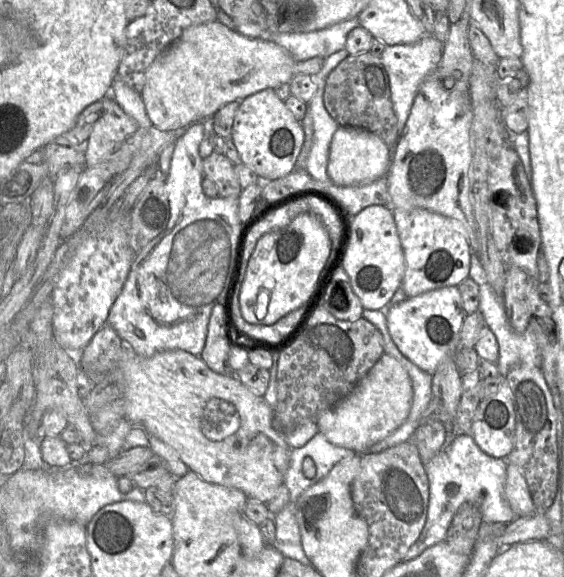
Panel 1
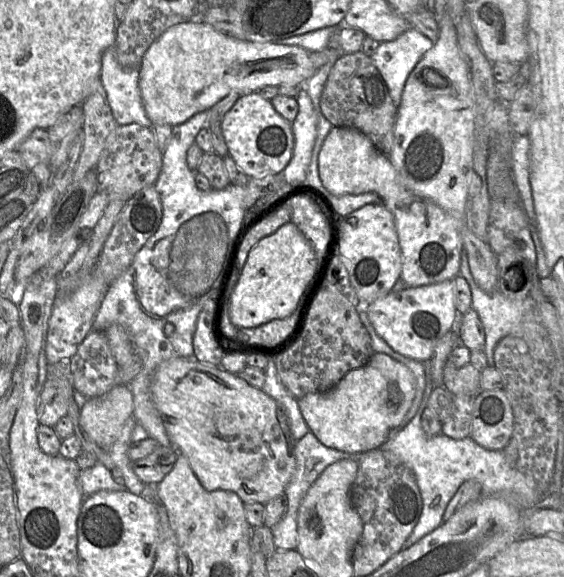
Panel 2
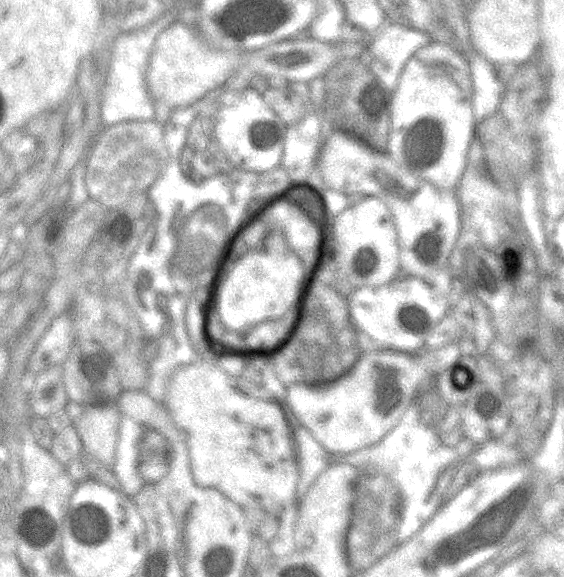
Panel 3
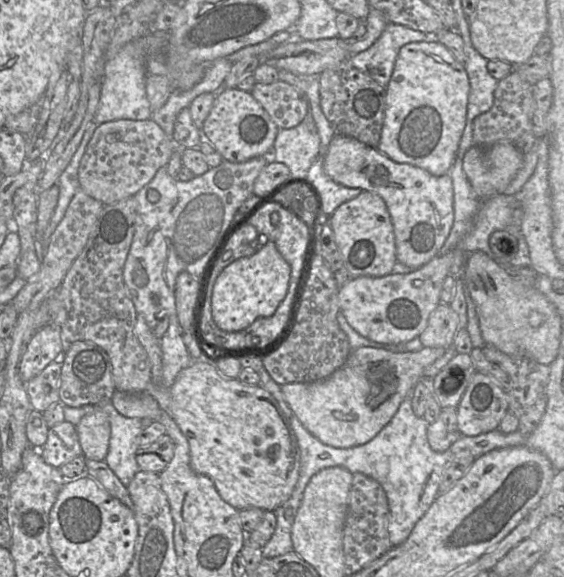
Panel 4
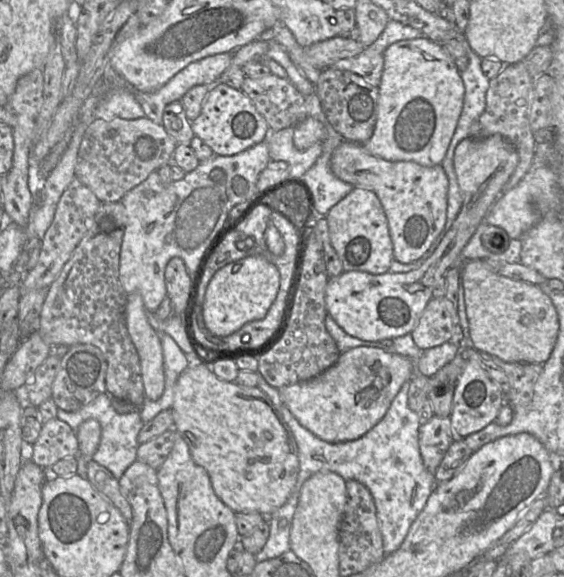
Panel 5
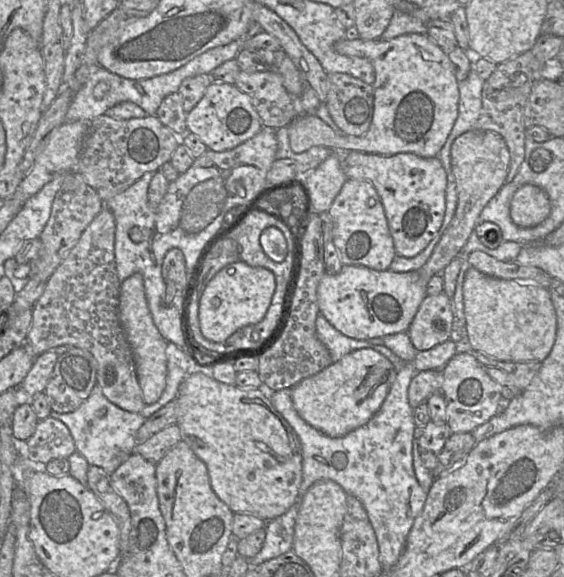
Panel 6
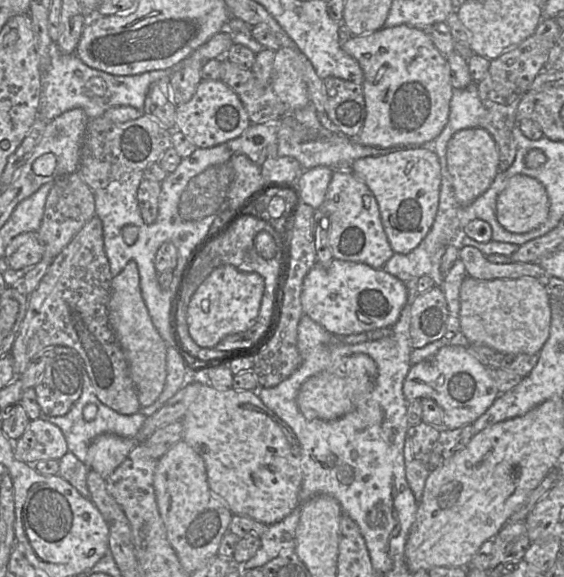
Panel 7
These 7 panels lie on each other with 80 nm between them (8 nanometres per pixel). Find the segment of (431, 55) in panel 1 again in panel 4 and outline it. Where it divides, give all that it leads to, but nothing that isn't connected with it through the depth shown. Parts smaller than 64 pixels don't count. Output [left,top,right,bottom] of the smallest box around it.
[348,23,435,88]

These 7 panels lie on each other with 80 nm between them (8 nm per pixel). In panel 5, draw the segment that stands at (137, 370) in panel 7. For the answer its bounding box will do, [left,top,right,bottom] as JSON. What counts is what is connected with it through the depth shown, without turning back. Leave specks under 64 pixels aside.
[125,292,164,400]

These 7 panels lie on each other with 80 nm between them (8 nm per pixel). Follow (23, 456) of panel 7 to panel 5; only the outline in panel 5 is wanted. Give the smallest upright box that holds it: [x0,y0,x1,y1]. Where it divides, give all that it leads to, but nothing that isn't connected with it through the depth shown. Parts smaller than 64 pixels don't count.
[30,418,79,469]

